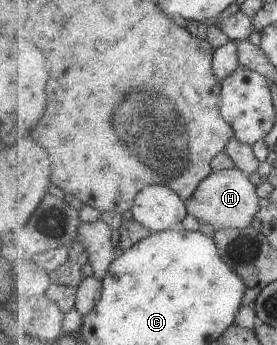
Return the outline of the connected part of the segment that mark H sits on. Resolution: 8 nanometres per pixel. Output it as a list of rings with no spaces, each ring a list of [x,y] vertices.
[[[241,169],[214,171],[199,184],[196,195],[186,202],[188,214],[198,222],[211,225],[214,231],[220,229],[245,229],[251,227],[255,216],[261,211],[258,188],[249,180],[249,173]]]

